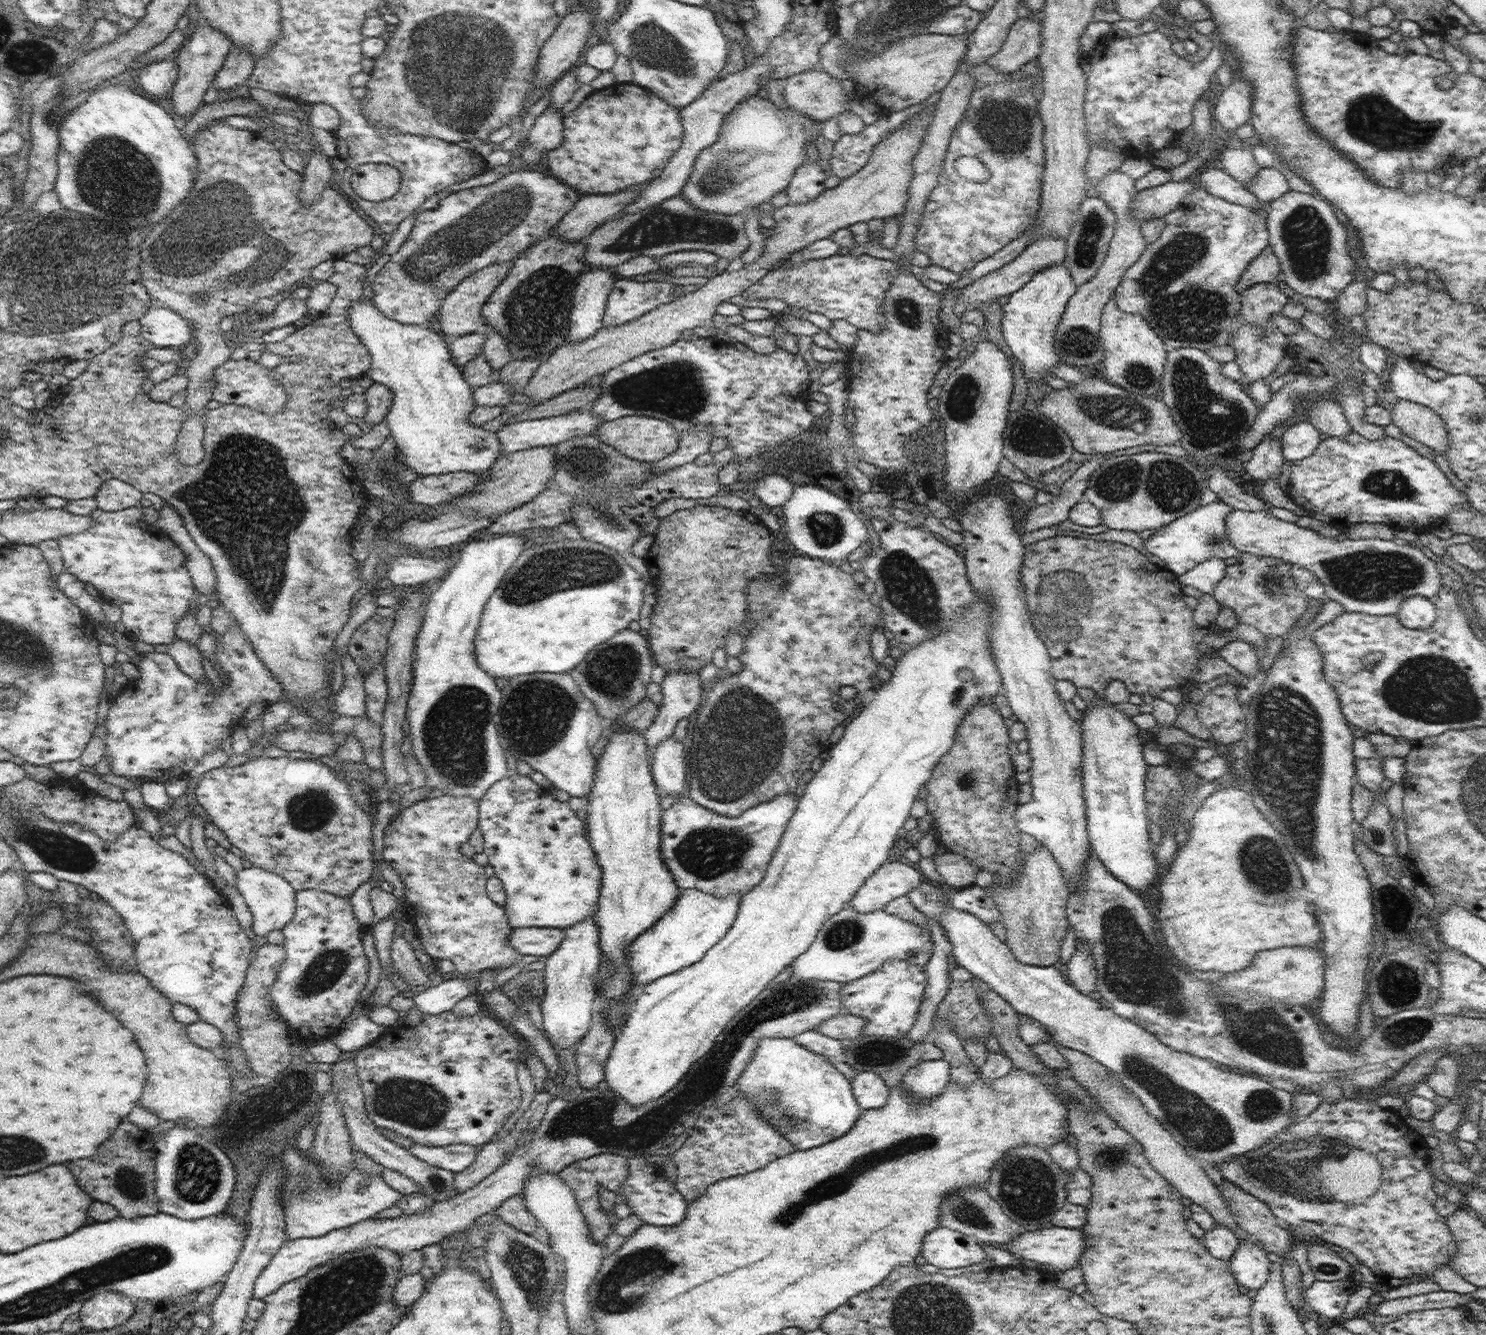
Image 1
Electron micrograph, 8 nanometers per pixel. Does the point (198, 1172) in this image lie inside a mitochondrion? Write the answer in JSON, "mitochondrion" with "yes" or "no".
{"mitochondrion":"yes"}

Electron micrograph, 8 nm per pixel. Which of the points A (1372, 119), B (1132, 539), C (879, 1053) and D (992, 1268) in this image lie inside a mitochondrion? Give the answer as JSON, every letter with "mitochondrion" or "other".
{"A":"mitochondrion","B":"other","C":"mitochondrion","D":"other"}

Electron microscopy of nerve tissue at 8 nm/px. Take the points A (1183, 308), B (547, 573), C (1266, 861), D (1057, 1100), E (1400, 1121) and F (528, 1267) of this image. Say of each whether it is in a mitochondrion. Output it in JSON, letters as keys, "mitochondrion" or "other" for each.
{"A":"mitochondrion","B":"mitochondrion","C":"mitochondrion","D":"other","E":"other","F":"mitochondrion"}

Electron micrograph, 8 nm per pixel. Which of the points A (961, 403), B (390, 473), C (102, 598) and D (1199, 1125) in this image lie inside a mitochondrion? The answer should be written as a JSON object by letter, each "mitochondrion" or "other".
{"A":"mitochondrion","B":"mitochondrion","C":"other","D":"mitochondrion"}

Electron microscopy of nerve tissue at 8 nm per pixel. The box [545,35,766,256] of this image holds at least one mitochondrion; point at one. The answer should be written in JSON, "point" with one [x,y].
{"point":[720,174]}

